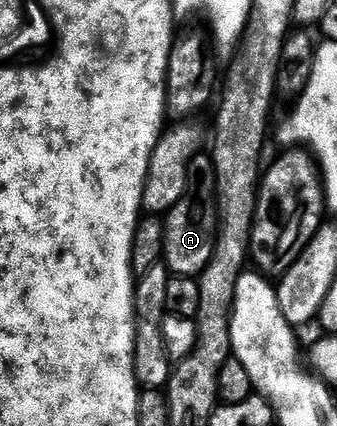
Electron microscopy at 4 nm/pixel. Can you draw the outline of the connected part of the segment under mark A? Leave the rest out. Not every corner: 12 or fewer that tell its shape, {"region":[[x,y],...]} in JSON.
{"region":[[188,168],[188,190],[164,221],[169,270],[196,277],[220,224],[216,169]]}

